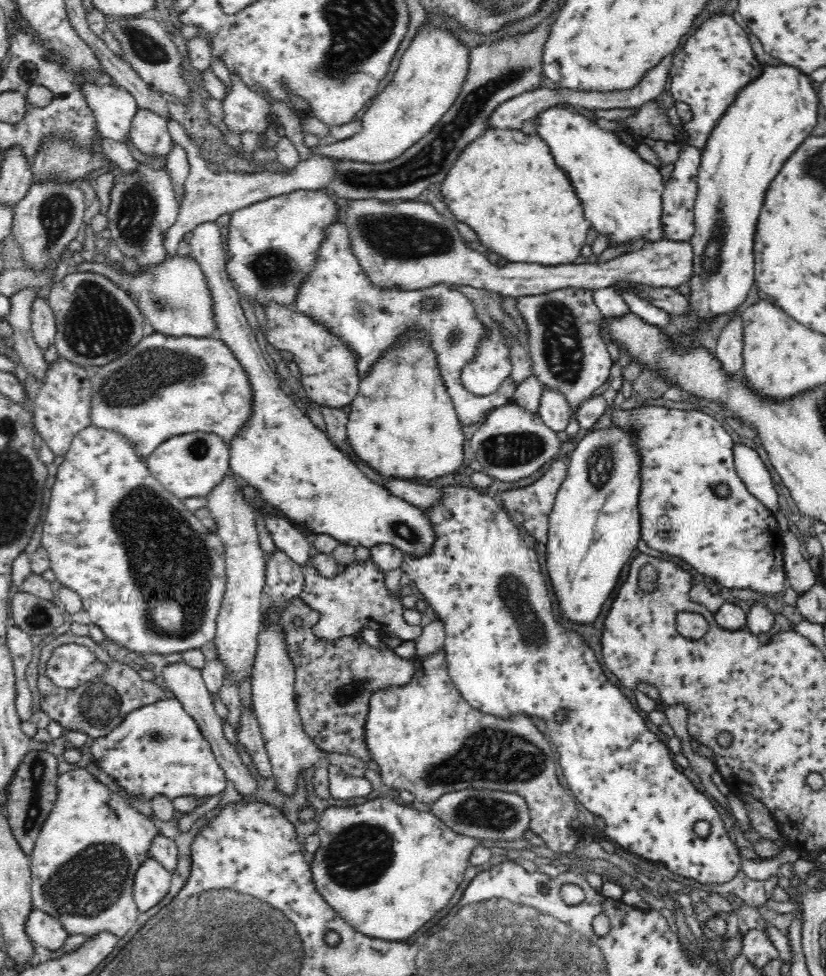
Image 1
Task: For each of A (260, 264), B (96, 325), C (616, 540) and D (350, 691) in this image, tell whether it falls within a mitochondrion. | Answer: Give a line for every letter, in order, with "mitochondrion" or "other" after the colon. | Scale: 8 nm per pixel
A: mitochondrion
B: mitochondrion
C: other
D: mitochondrion

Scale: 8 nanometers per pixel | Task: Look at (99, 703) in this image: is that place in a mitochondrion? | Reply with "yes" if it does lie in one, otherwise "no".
yes

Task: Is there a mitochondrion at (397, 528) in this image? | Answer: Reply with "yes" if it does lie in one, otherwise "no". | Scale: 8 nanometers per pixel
yes

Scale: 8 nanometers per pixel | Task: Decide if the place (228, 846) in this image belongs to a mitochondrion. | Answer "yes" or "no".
no

